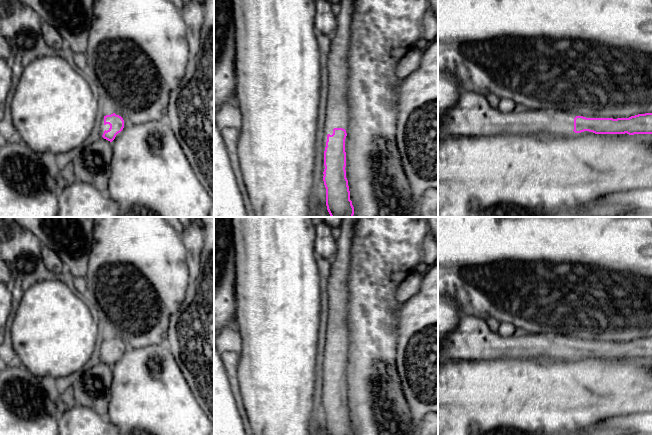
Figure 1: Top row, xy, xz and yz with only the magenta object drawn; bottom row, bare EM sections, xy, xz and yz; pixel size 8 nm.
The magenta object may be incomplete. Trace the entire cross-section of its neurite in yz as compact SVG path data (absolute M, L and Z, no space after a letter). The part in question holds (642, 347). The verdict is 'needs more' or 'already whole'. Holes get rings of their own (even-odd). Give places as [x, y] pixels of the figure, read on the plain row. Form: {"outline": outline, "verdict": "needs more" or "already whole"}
{"outline": "M461 315L456 328L448 333L444 340L438 346L438 356L443 360L490 360L499 358L538 358L547 357L551 359L570 359L572 356L581 357L584 355L595 358L652 358L652 337L638 338L629 342L586 342L576 340L573 342L570 338L556 334L533 334L525 333L502 337L498 333L493 333L486 320L472 315Z", "verdict": "needs more"}

